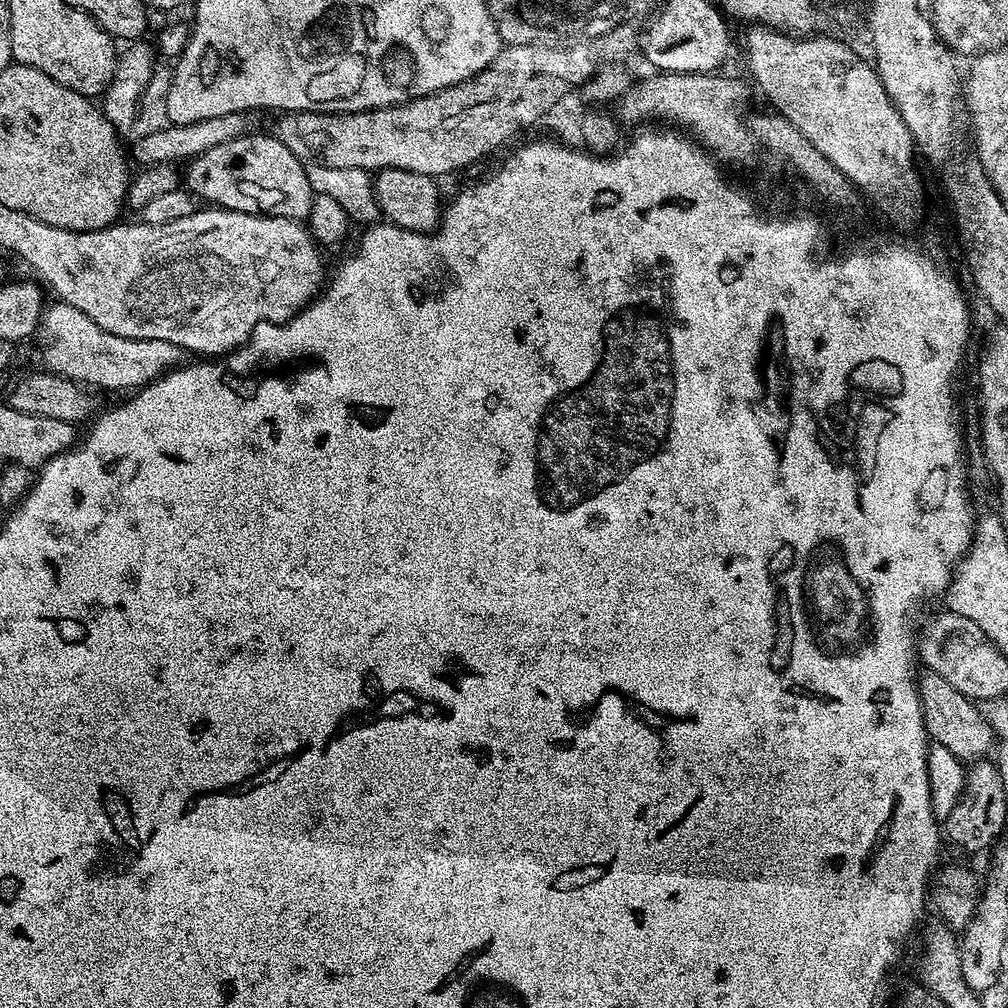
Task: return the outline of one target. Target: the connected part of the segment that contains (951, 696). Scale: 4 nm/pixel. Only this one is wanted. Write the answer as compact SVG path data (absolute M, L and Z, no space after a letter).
M927 670L919 673L916 691L920 693L924 728L928 731L929 741L941 744L957 756L961 762L975 762L985 759L988 751L994 748L994 733L987 715L979 712L977 705L962 695L946 678Z

